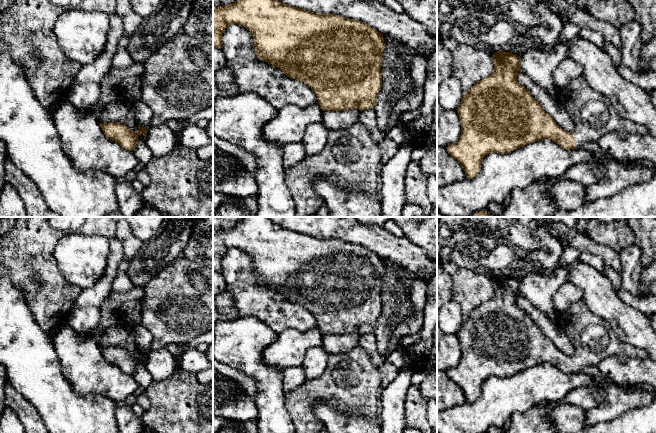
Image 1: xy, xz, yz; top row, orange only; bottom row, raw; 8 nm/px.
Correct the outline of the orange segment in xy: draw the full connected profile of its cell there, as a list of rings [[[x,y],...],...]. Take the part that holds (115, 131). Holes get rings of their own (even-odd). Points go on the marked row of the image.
[[[119,122],[100,123],[104,134],[112,141],[118,143],[122,148],[133,151],[137,145],[138,137],[143,134],[144,140],[148,128],[142,128],[138,124],[138,130],[132,132],[129,127]]]

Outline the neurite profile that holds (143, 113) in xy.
[[[140,99],[130,104],[136,115],[136,121],[142,128],[151,126],[152,110]]]

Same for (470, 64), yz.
[[[458,45],[452,52],[452,76],[457,77],[464,93],[494,71],[492,56],[478,47]]]

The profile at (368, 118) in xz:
[[[373,109],[361,111],[359,122],[367,128],[374,141],[382,142],[385,139],[385,135],[378,128],[377,114]]]

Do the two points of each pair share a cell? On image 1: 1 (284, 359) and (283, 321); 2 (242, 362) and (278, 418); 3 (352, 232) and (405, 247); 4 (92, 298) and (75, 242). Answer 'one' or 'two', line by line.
1: two
2: one
3: one
4: two

